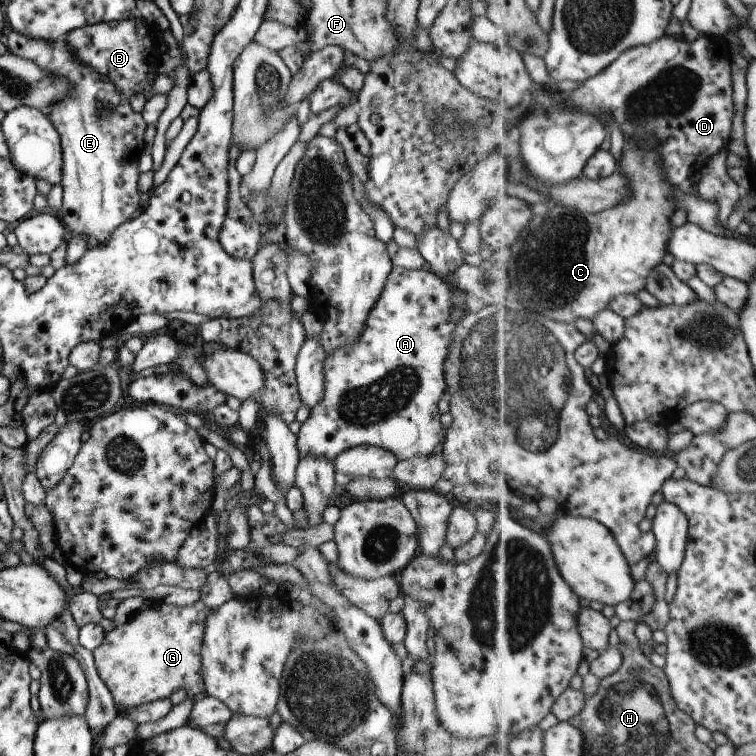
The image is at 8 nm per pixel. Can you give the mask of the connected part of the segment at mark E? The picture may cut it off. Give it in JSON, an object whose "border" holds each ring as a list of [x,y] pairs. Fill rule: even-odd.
{"border":[[[12,31],[7,42],[10,53],[34,60],[44,72],[62,76],[72,86],[70,94],[56,102],[52,112],[47,114],[60,136],[63,156],[63,201],[58,216],[74,236],[88,238],[89,247],[106,244],[118,226],[132,220],[142,209],[138,194],[138,160],[148,152],[144,144],[147,125],[141,113],[130,107],[130,99],[120,94],[107,76],[99,75],[94,68],[82,64],[65,40],[50,44]],[[102,106],[112,110],[112,116],[100,114],[98,108]]]}

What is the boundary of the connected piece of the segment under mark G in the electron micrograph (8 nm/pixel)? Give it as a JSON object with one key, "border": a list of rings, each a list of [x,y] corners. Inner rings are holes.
{"border":[[[202,599],[192,606],[174,606],[166,602],[157,602],[146,610],[138,610],[128,622],[106,633],[102,644],[91,653],[96,670],[102,682],[109,688],[117,706],[136,708],[140,704],[170,698],[170,694],[180,688],[186,690],[188,696],[195,696],[204,691],[202,640],[211,609]]]}

